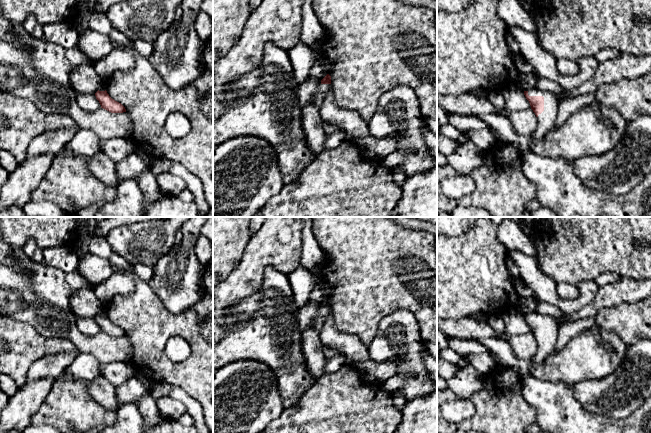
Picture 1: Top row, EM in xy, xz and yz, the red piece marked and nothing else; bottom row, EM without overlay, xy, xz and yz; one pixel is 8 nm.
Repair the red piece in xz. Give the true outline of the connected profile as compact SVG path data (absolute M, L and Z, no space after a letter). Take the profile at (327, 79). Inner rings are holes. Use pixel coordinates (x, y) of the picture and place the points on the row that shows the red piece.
M327 74L322 80L321 84L319 85L315 95L314 95L314 104L316 106L320 106L326 94L331 89L331 76Z

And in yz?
M535 88L524 91L524 95L529 101L538 122L536 131L530 136L518 135L506 116L499 114L479 116L482 121L489 125L496 142L513 142L519 146L522 154L531 152L529 146L531 140L543 138L553 128L559 107L554 95L548 91Z

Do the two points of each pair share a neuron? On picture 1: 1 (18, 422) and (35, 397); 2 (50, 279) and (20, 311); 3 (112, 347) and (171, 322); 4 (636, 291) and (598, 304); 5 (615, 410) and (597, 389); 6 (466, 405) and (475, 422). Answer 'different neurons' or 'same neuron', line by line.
1: same neuron
2: same neuron
3: different neurons
4: same neuron
5: same neuron
6: different neurons

